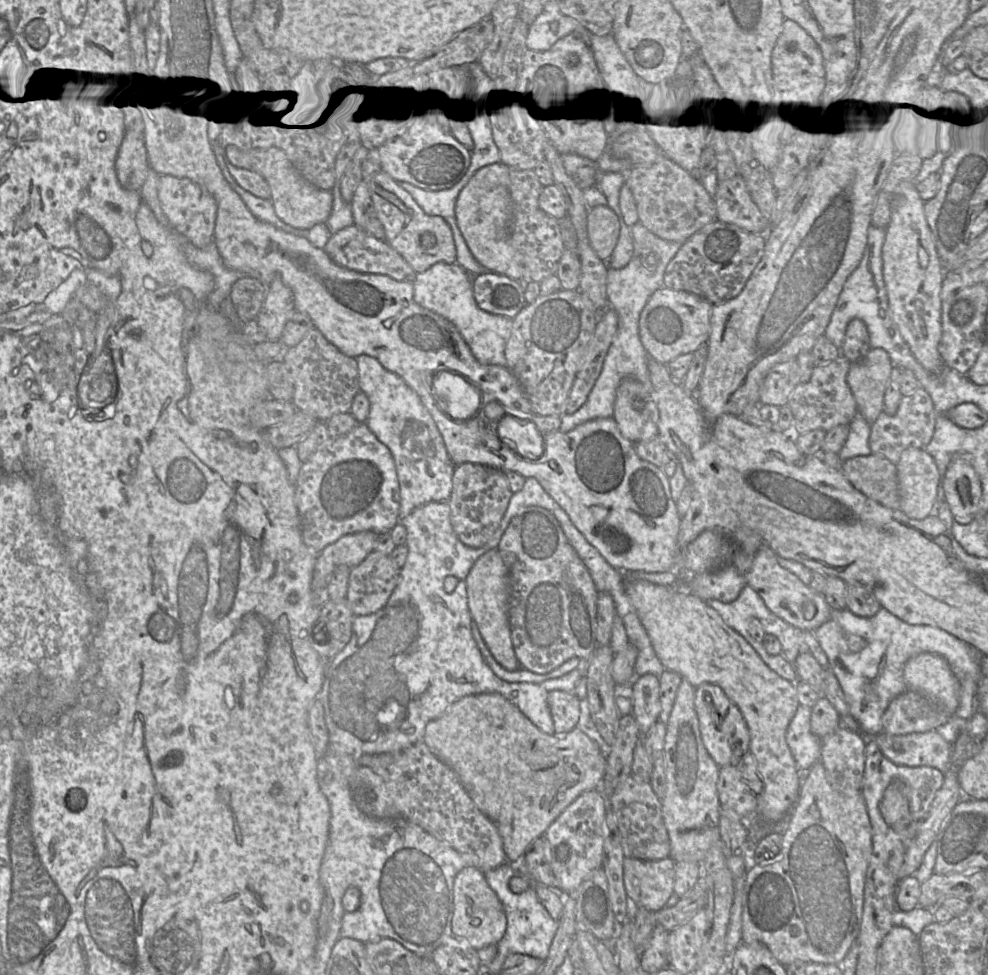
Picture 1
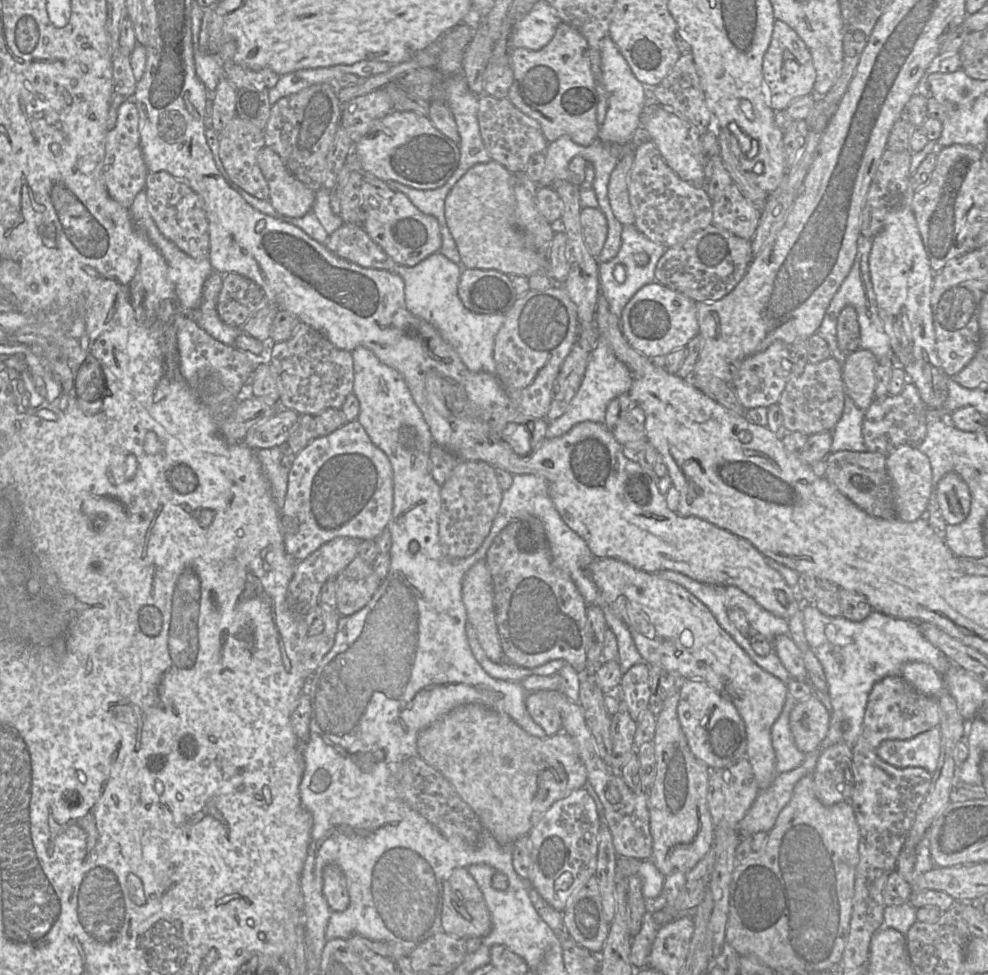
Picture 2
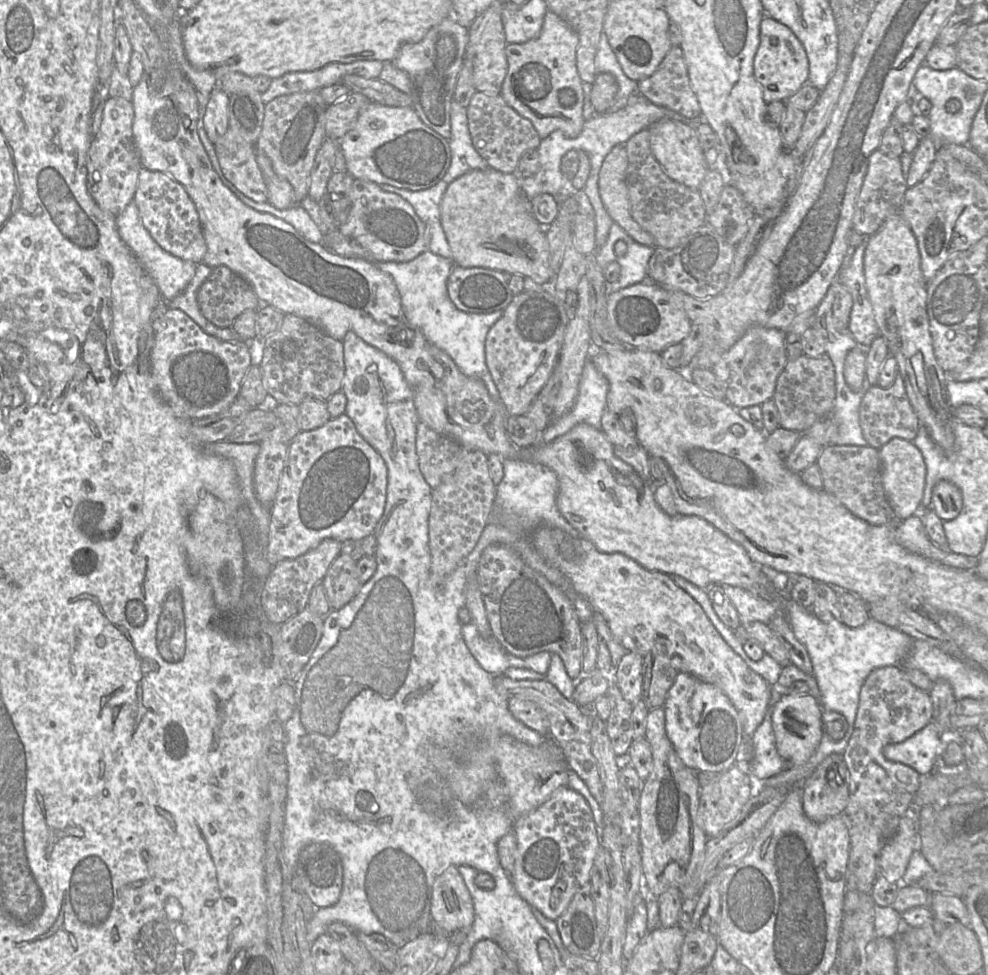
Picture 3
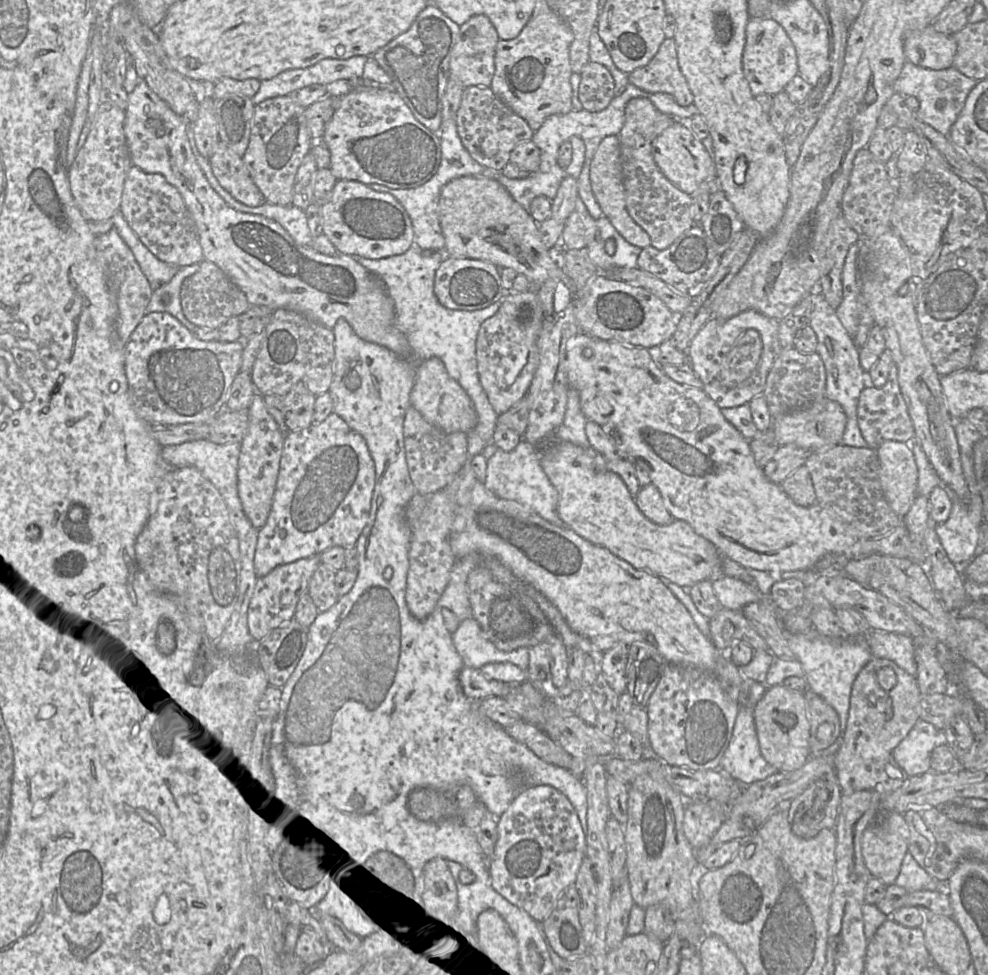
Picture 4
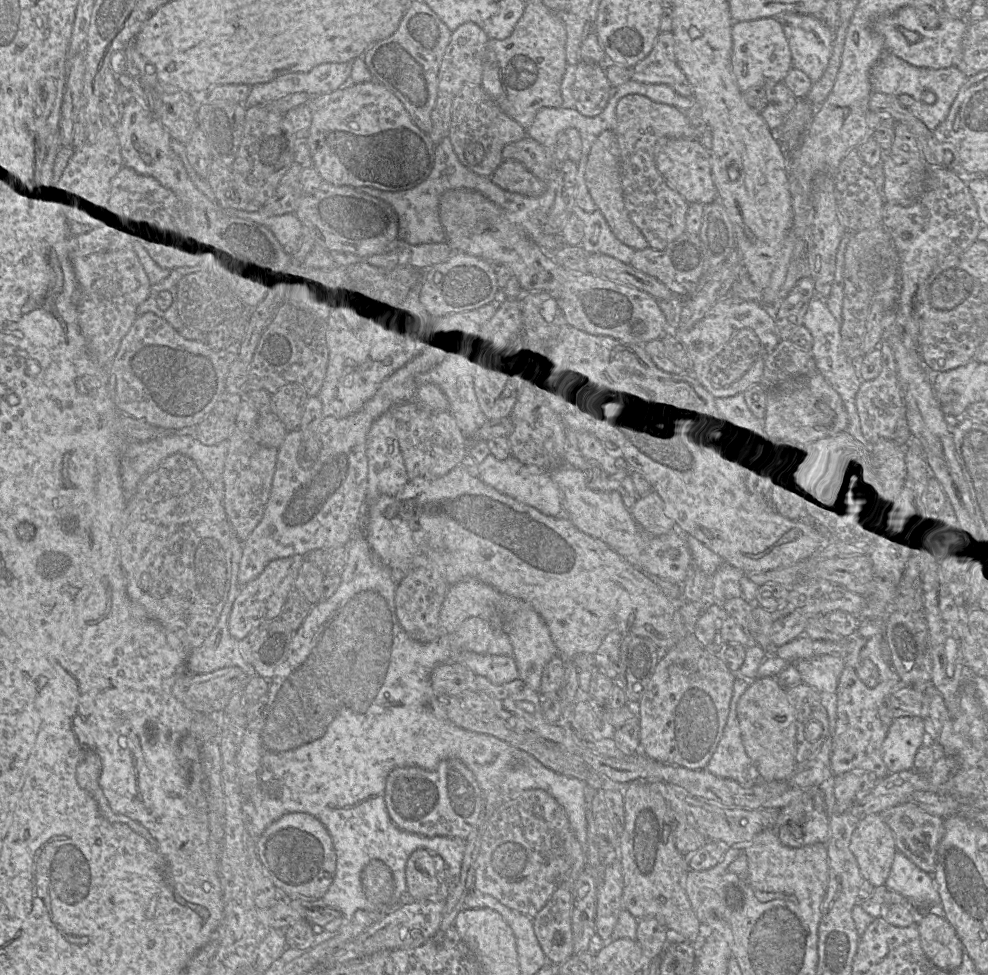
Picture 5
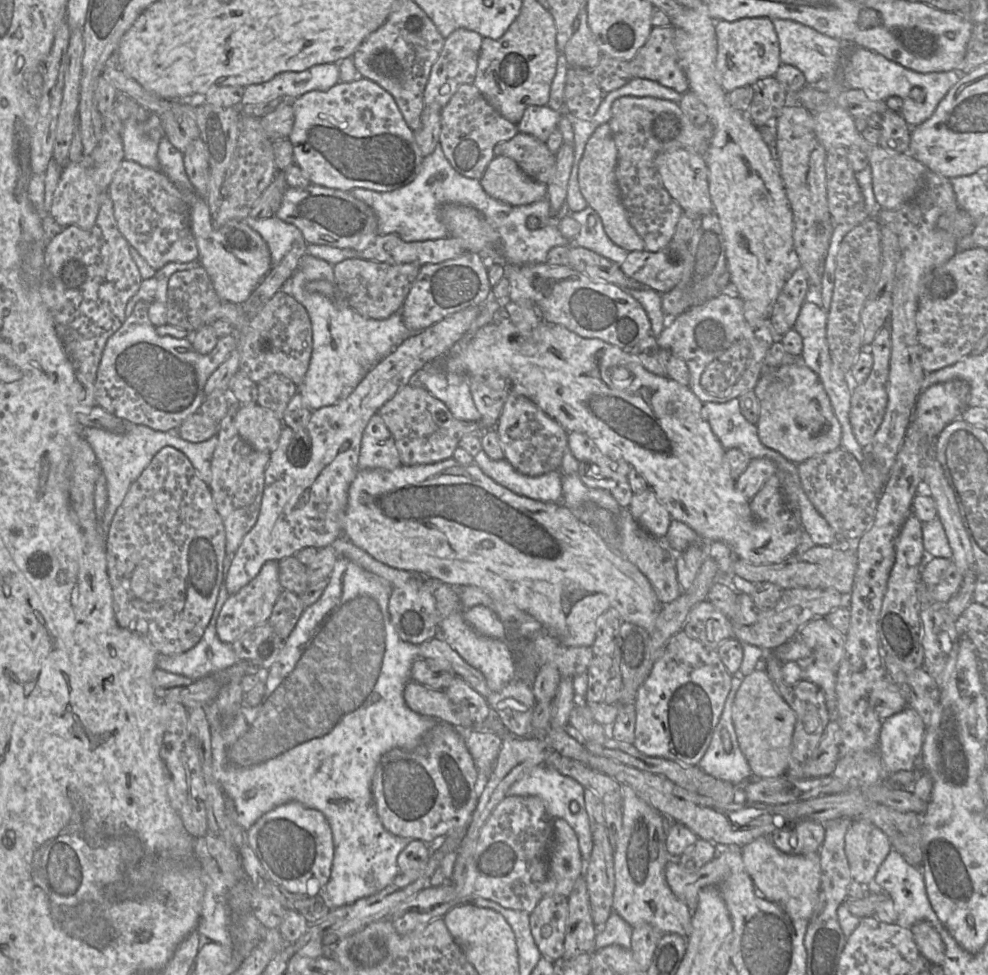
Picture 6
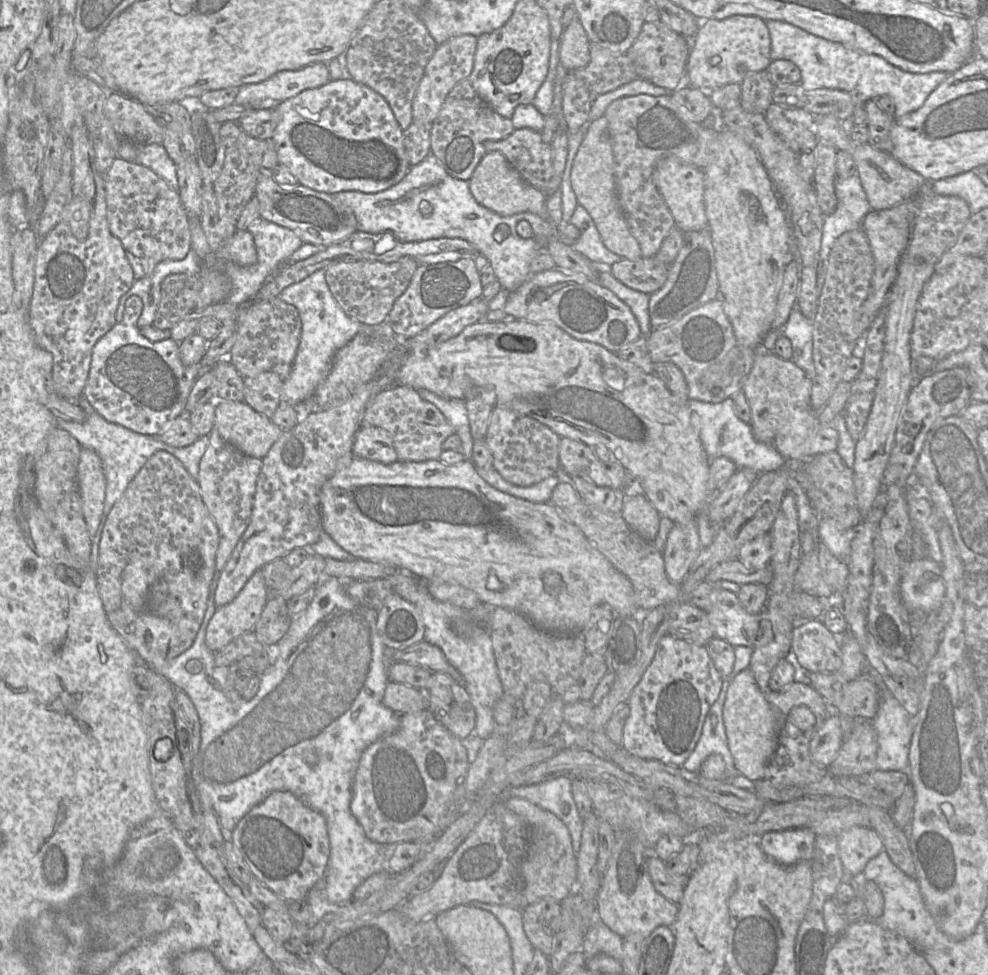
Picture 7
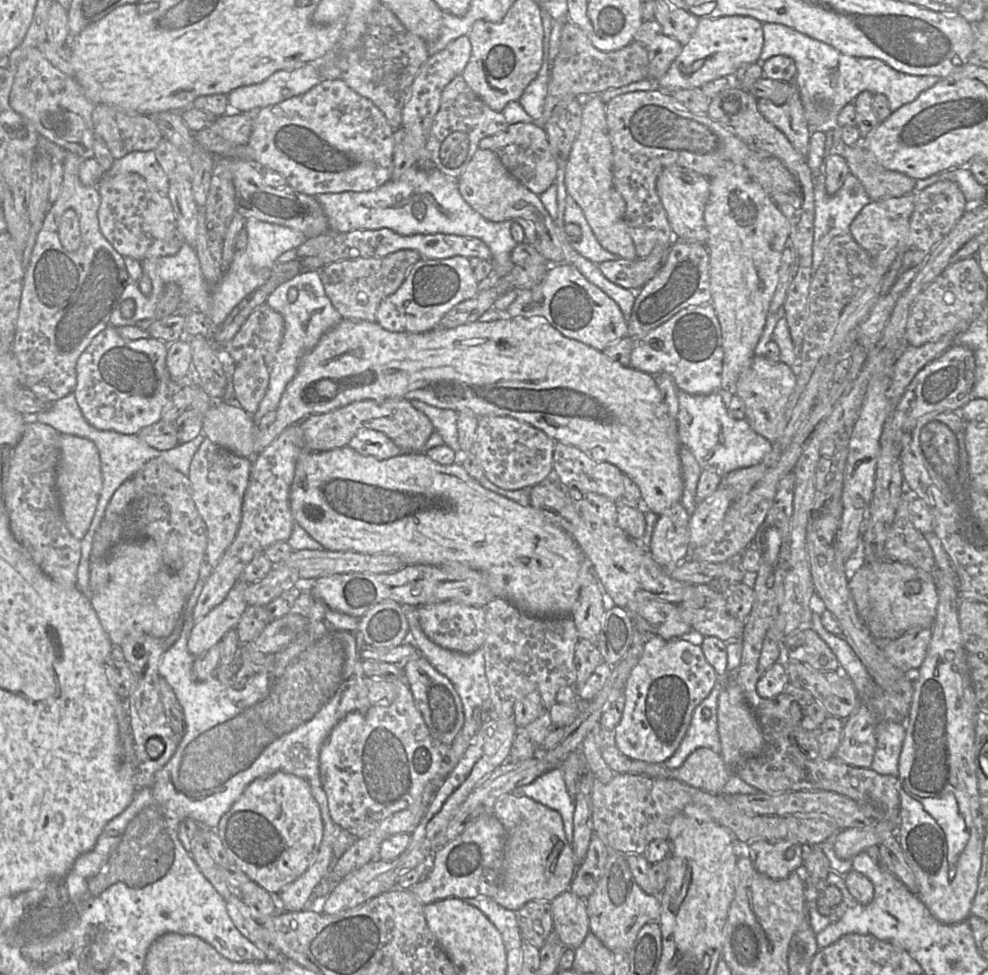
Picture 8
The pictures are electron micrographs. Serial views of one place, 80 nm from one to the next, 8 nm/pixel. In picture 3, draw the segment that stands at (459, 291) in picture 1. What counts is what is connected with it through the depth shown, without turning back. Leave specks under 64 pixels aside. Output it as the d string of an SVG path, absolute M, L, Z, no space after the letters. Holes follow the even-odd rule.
M430 251L421 253L409 262L373 263L395 282L408 322L421 330L433 345L446 352L464 375L481 379L491 398L500 401L485 361L485 340L490 328L502 317L503 311L483 314L459 310L447 293L447 280L455 263Z

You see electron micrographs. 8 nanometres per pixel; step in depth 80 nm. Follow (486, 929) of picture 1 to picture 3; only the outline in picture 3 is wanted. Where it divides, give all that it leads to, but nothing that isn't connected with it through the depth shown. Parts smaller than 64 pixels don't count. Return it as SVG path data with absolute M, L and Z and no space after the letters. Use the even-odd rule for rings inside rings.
M450 866L434 882L431 917L449 933L467 930L474 922L473 900L465 881L455 866Z

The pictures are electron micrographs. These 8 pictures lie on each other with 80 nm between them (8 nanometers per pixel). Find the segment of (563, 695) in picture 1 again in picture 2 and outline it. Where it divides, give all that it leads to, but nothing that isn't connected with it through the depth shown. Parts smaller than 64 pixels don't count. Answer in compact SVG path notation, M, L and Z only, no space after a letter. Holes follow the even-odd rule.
M547 691L531 692L526 698L526 707L533 720L548 736L561 733L561 714L549 699Z

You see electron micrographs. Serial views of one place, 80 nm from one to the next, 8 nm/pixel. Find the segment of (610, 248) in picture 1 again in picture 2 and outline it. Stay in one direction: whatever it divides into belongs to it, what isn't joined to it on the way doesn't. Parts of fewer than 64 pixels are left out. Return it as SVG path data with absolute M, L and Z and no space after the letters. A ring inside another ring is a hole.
M583 208L580 220L585 244L590 254L598 257L607 239L607 219L599 208Z

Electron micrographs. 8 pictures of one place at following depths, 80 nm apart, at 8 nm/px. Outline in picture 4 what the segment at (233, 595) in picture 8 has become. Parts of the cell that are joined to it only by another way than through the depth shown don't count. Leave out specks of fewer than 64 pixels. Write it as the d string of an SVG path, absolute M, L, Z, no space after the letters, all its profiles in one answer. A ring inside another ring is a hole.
M315 555L279 565L265 576L257 577L247 612L248 629L254 640L264 638L294 618L297 603L307 593L310 579L320 565L320 556Z

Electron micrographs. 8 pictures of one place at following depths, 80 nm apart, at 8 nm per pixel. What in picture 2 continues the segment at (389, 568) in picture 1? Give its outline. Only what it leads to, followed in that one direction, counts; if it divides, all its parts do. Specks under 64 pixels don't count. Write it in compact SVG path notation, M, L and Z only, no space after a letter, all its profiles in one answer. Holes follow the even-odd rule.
M356 556L335 577L336 609L343 616L359 611L371 599L381 581L372 562Z

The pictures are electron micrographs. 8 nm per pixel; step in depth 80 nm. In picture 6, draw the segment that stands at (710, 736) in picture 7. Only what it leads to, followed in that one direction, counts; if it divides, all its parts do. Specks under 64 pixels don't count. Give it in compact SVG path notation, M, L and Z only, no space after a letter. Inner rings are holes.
M741 673L732 674L731 690L725 701L720 721L715 728L714 734L712 736L707 751L705 752L704 756L697 765L705 774L709 774L713 778L726 782L731 782L733 784L741 784L742 782L748 779L754 782L758 779L753 778L753 774L749 766L749 763L740 749L732 720L732 703L742 683L742 679L743 676Z

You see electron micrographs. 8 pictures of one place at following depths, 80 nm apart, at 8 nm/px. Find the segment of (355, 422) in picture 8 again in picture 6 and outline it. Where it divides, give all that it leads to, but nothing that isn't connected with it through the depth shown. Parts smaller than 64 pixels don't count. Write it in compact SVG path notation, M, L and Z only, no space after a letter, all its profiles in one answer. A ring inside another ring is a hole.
M412 383L399 389L377 414L390 430L403 465L433 464L450 459L463 436L482 435L488 430L479 421L458 420L441 400Z

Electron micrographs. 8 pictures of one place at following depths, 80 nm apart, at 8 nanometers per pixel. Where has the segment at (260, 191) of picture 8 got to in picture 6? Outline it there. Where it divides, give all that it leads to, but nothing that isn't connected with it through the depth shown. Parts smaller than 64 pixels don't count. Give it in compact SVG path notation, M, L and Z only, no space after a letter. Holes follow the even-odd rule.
M315 184L305 188L288 187L275 217L296 226L307 244L361 251L380 235L376 214L370 206L348 191Z

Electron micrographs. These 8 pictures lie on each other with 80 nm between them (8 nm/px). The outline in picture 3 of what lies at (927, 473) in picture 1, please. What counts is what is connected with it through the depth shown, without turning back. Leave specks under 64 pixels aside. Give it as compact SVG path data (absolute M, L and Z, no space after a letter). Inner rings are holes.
M894 438L880 450L881 473L884 491L895 514L902 521L911 516L922 514L926 465L921 451L911 441Z

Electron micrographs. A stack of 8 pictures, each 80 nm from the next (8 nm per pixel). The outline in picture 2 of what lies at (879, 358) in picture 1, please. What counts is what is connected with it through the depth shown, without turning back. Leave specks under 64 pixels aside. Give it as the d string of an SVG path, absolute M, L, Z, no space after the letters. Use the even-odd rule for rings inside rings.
M861 347L847 354L843 363L846 394L862 411L866 411L876 398L877 365L877 356Z

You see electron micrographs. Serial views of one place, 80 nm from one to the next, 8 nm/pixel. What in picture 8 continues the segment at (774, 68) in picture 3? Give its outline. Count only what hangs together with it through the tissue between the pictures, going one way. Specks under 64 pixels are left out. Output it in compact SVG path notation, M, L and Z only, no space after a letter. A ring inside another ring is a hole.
M723 16L699 19L690 40L667 73L657 80L659 89L674 93L685 88L697 88L720 77L734 75L745 63L758 63L763 49L763 23L749 16Z

